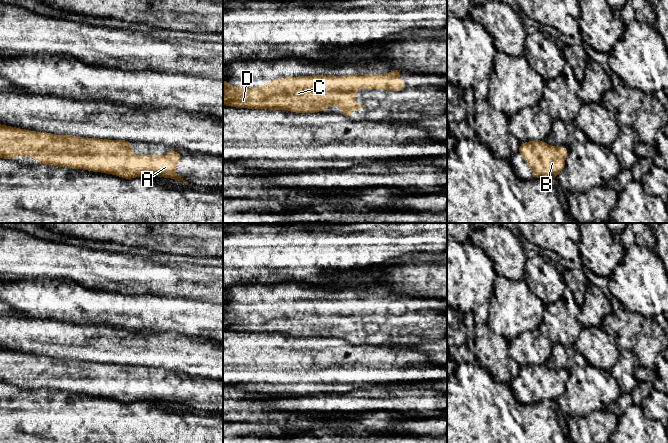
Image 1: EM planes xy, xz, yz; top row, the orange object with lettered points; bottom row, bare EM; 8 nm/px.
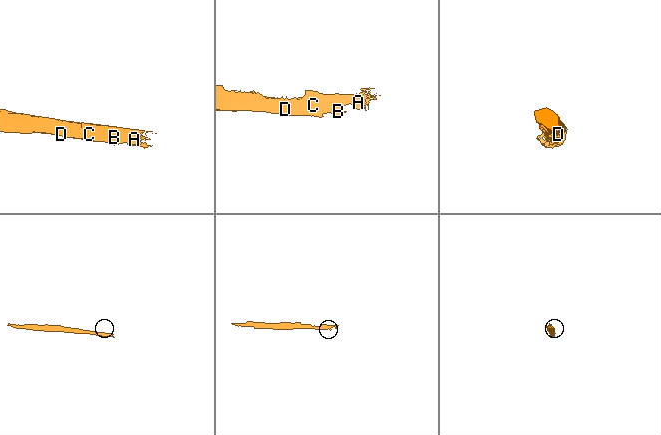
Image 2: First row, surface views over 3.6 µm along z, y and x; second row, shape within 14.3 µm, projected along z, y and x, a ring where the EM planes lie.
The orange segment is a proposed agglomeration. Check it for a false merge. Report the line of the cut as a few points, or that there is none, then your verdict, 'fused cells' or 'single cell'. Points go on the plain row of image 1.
yz (524, 366), (539, 385), (543, 399) | fused cells

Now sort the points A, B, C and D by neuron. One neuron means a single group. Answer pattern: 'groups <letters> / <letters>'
groups A / B C D

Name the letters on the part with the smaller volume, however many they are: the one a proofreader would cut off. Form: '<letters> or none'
A

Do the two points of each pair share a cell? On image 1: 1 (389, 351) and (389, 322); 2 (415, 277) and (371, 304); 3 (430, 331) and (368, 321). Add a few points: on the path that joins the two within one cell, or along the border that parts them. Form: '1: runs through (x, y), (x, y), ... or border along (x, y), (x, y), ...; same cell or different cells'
1: border along (366, 343), (373, 345), (396, 345); different cells
2: border along (368, 285), (385, 285), (392, 292), (414, 296); different cells
3: runs through (415, 321), (383, 321); same cell

